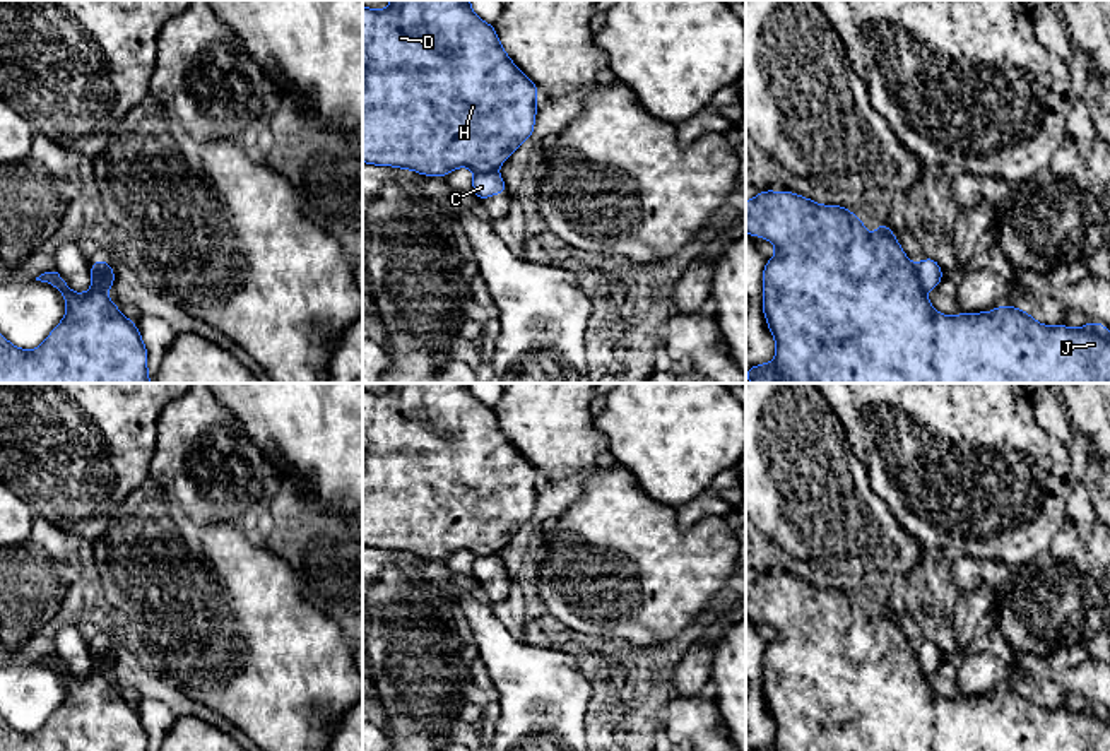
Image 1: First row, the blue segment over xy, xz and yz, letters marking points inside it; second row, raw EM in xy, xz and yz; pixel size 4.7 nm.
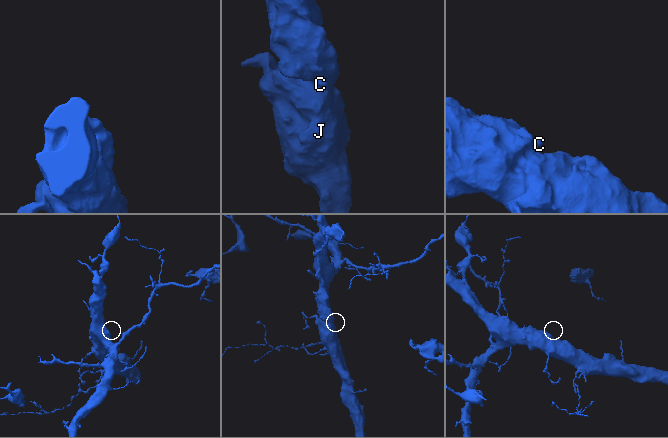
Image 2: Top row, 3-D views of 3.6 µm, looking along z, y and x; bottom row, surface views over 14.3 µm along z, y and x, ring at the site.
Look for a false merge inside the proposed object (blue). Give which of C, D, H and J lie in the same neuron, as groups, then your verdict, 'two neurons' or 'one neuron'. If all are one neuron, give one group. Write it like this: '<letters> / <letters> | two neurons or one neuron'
C / D H J | two neurons

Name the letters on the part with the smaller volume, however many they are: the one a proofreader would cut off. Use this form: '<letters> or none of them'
C

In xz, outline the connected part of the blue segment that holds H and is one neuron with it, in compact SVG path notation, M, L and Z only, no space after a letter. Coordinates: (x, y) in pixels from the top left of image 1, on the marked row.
M392 0L385 10L363 5L363 163L414 169L424 176L445 178L467 166L474 173L496 171L532 137L537 115L539 87L511 62L503 50L493 24L484 22L470 9L470 0Z

